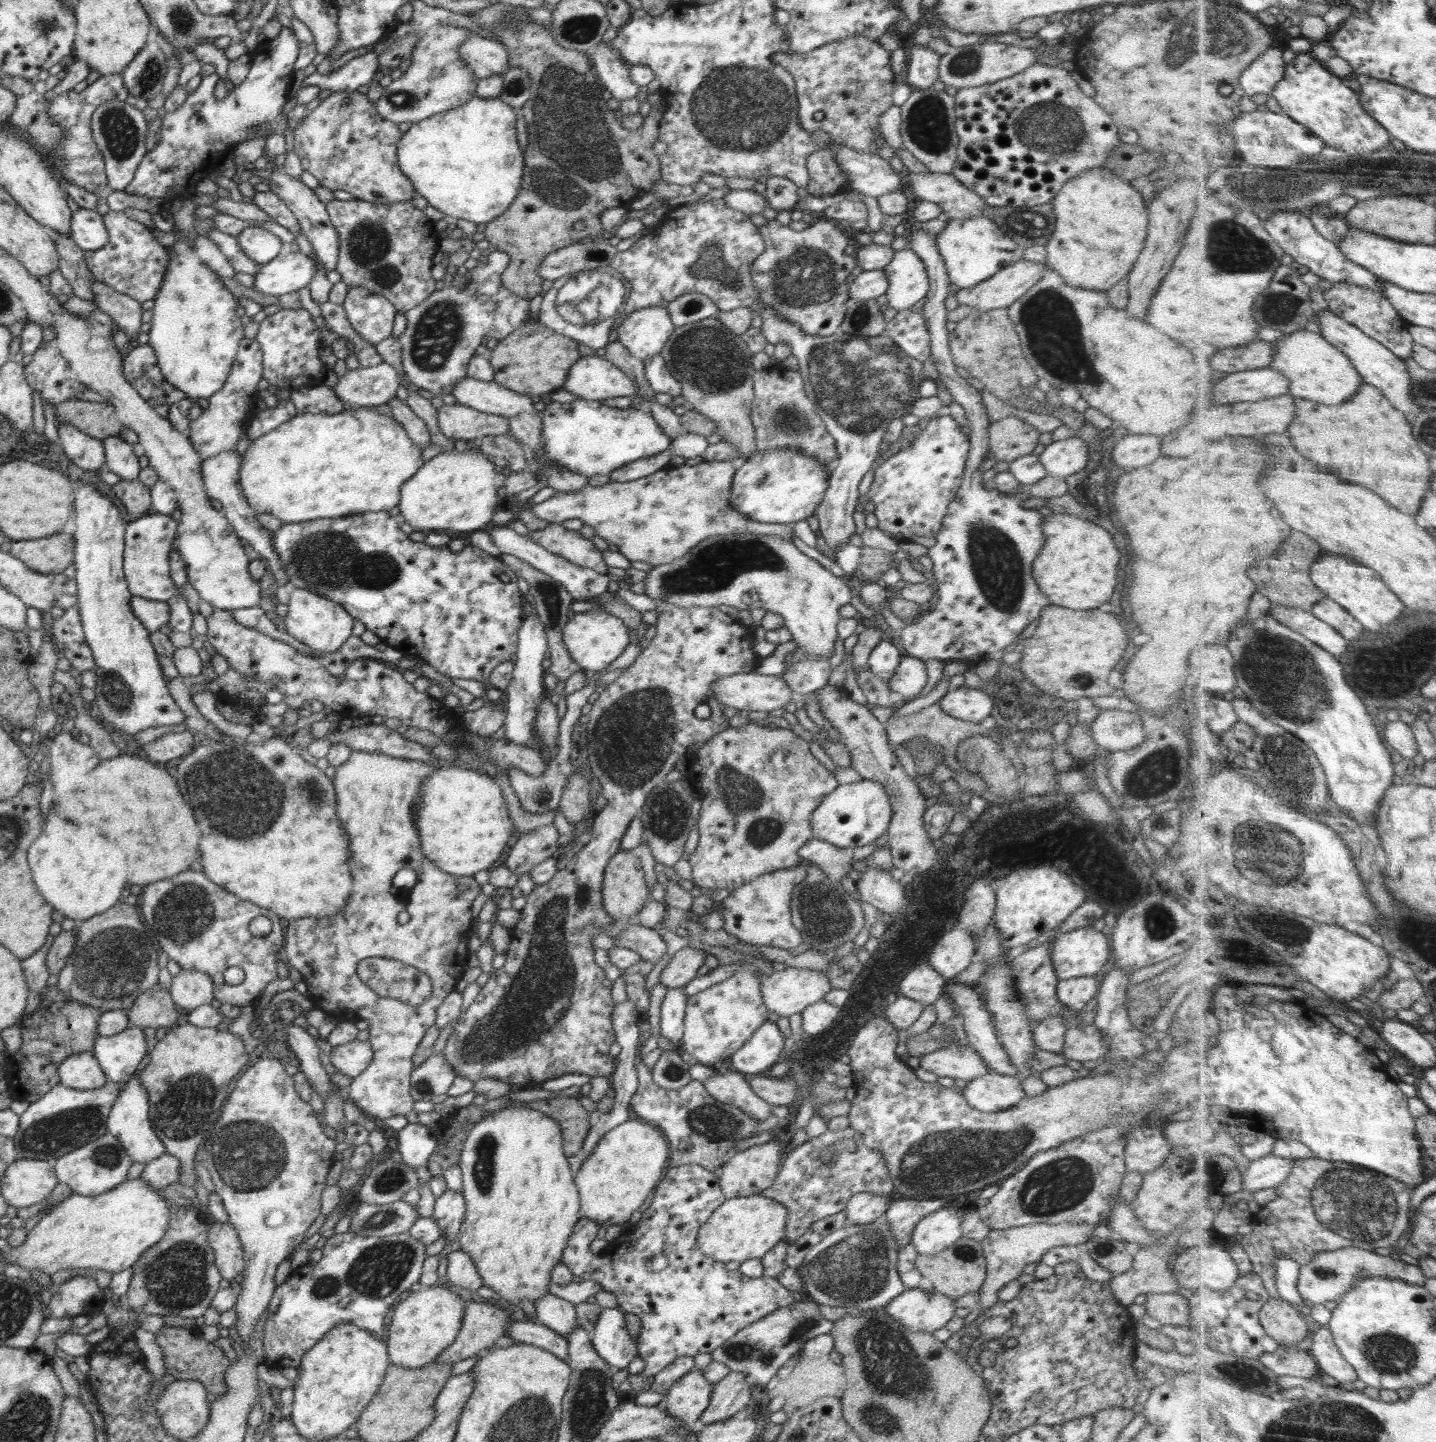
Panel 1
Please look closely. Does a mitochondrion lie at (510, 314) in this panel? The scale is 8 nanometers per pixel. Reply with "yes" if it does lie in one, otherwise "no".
no

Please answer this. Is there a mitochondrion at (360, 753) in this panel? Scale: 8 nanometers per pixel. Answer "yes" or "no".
no

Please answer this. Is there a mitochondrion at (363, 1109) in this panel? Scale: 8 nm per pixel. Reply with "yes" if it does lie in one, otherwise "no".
no

